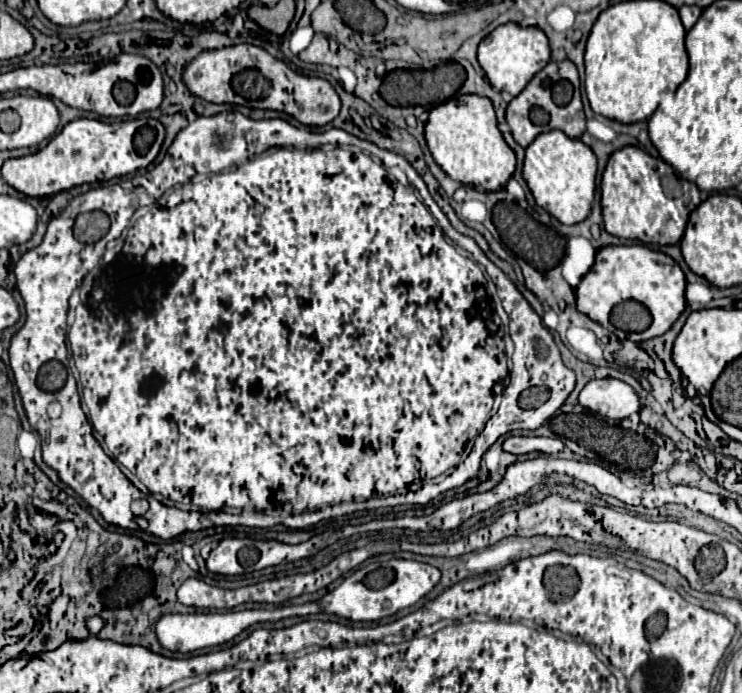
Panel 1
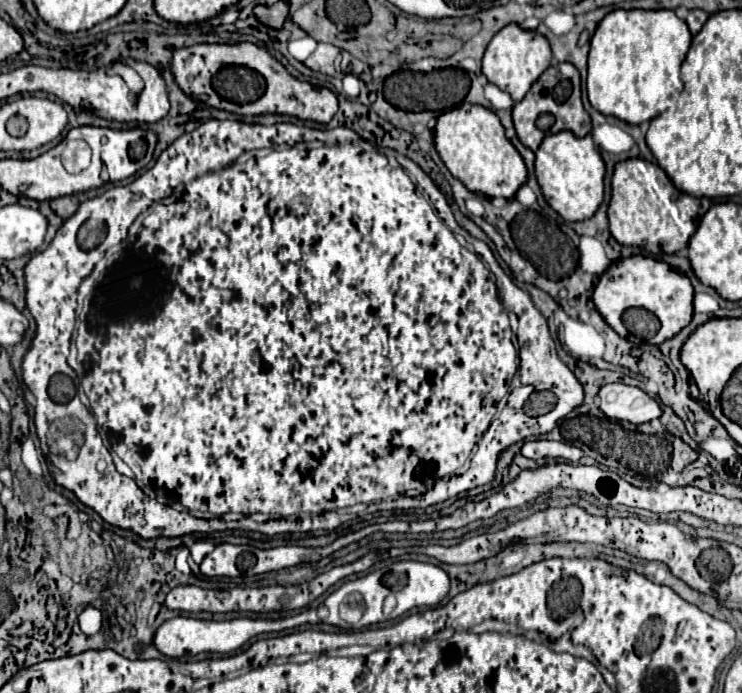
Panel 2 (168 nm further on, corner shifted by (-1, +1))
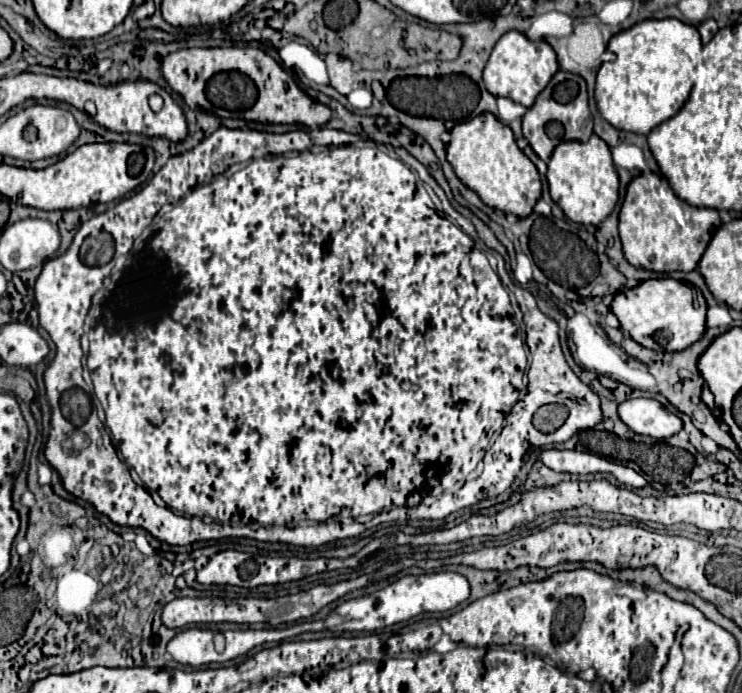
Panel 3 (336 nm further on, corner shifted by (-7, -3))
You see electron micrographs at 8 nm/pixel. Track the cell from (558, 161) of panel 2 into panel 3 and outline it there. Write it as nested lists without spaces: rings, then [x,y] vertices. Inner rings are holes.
[[[595,134],[587,142],[557,144],[547,164],[547,182],[553,202],[559,204],[567,218],[579,224],[603,222],[619,198],[619,178],[611,160],[609,146]]]

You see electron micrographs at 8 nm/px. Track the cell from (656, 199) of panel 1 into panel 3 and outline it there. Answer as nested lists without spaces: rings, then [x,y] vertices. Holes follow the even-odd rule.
[[[639,174],[629,186],[619,212],[619,236],[629,264],[653,272],[689,272],[697,266],[709,240],[721,226],[715,208],[697,208],[675,196],[661,174]]]

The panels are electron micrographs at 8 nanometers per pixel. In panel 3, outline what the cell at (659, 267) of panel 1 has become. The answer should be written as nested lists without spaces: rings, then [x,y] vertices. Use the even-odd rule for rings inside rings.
[[[651,278],[639,282],[635,288],[629,288],[625,292],[617,292],[611,302],[611,312],[617,316],[621,330],[627,332],[635,342],[657,348],[657,344],[651,340],[655,330],[669,330],[671,340],[665,346],[665,350],[685,350],[693,342],[697,342],[705,332],[705,312],[707,302],[703,294],[697,288],[691,288],[679,280],[673,278]]]

